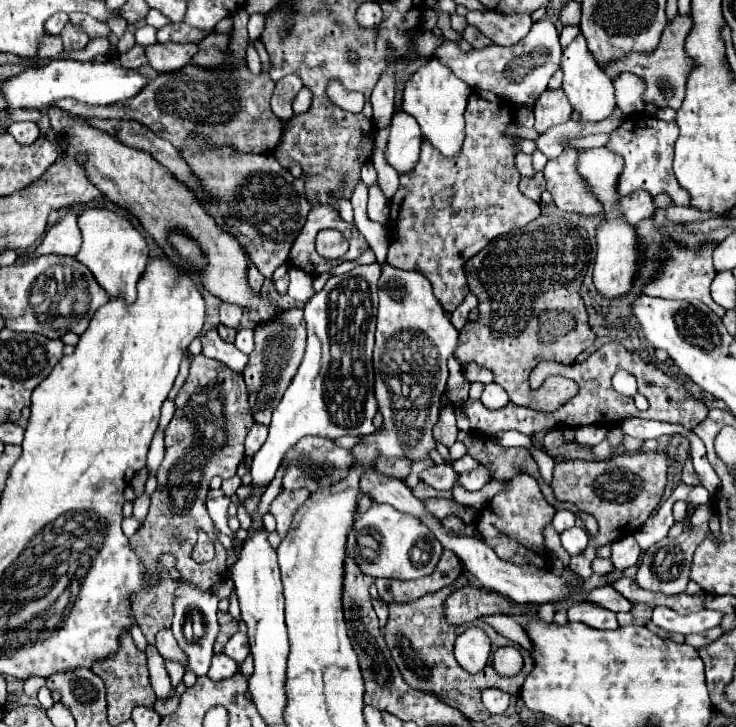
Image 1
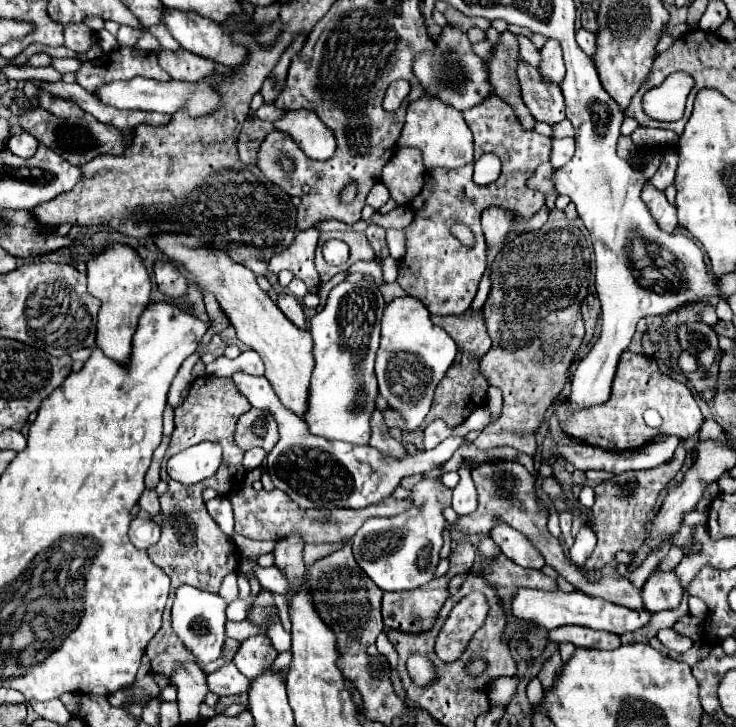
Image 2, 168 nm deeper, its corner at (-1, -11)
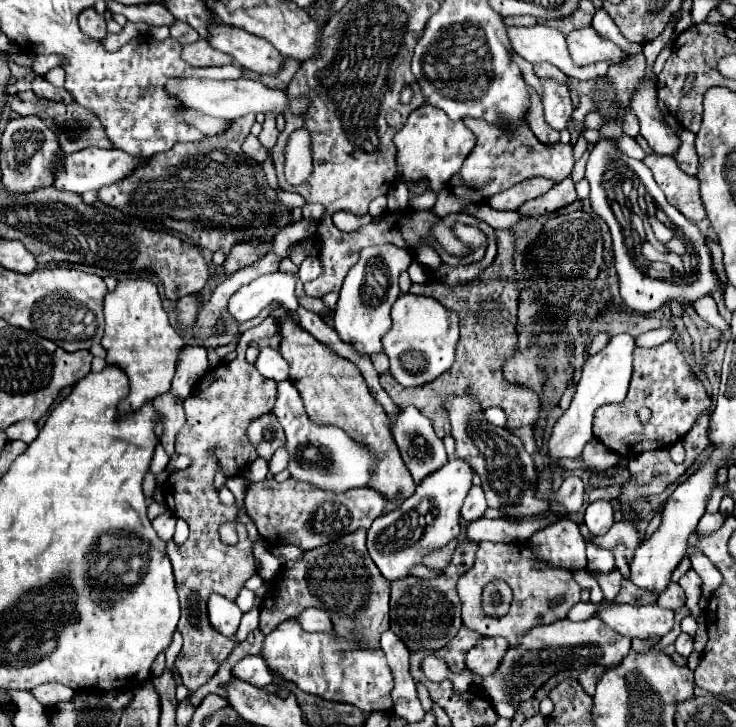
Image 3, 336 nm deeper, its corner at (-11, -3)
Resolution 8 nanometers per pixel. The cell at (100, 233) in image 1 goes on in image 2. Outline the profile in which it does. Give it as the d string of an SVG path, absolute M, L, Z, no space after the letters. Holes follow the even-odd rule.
M106 241L106 245L86 261L86 275L90 295L102 301L98 313L96 345L104 351L106 357L116 359L118 363L126 363L138 315L150 303L150 275L140 255L130 245L112 241Z

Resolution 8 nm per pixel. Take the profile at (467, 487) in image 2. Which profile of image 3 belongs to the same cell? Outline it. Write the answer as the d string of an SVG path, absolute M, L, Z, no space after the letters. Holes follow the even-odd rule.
M472 487L466 495L466 501L462 505L462 511L460 511L460 517L466 521L466 523L472 523L480 517L484 517L488 505L486 505L486 499L484 499L484 491L480 487Z

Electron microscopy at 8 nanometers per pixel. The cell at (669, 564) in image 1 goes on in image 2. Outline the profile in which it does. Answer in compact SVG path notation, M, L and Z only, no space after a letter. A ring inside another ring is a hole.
M656 569L642 587L644 607L654 611L676 609L684 597L684 587L676 577L676 571L660 571Z

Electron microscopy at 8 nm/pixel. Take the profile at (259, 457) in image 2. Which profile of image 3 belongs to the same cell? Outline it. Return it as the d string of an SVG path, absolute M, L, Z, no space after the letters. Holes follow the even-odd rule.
M256 459L244 473L246 481L248 483L256 483L256 481L264 481L266 479L266 473L268 473L268 463L264 463L264 459Z

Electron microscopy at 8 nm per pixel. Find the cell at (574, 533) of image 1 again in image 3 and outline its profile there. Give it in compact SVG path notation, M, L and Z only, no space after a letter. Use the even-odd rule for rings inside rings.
M594 501L584 511L584 525L592 535L604 535L614 523L614 509L610 501Z

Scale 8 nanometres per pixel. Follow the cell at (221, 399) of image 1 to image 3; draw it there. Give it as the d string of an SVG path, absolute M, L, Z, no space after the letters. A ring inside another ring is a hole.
M260 327L248 329L236 347L238 357L230 363L222 363L216 369L210 369L194 387L194 391L184 401L186 423L178 431L175 441L175 452L194 457L194 463L184 471L174 471L164 483L164 497L168 509L184 519L190 527L190 537L184 545L176 545L168 541L168 557L174 565L174 579L180 601L182 617L178 622L178 631L184 637L182 651L186 657L176 659L176 669L182 677L182 683L196 691L200 689L222 665L222 661L232 653L234 639L226 639L222 633L214 631L208 621L206 603L212 593L224 595L226 599L236 599L246 579L257 572L253 555L253 543L248 539L248 531L244 525L238 525L238 545L228 547L218 537L218 527L228 521L236 521L238 509L236 505L222 505L218 499L218 489L212 483L212 477L218 467L242 467L246 459L238 459L236 455L250 455L250 463L258 457L256 447L248 441L246 429L250 421L272 413L276 401L276 381L264 379L256 367L252 367L244 353L248 349L248 341L262 337Z

